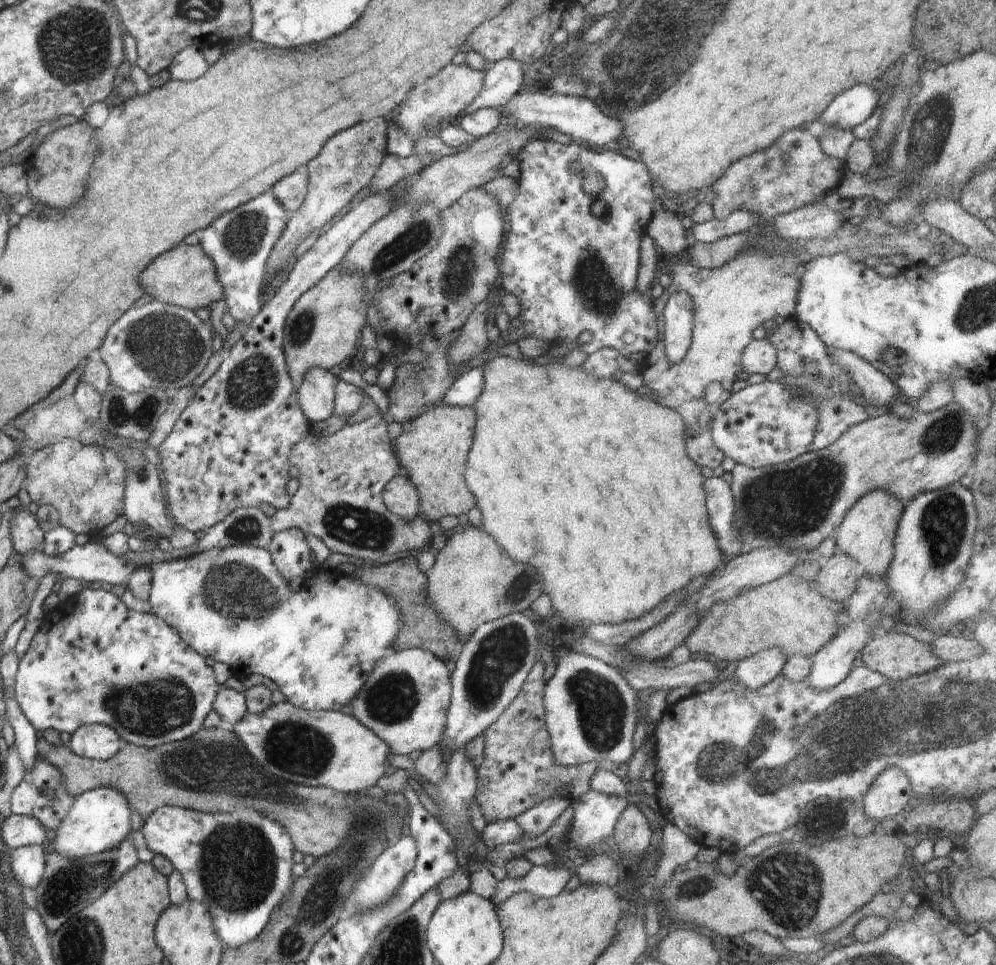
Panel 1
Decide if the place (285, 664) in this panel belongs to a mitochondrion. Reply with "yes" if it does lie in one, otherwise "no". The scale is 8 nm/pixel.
no

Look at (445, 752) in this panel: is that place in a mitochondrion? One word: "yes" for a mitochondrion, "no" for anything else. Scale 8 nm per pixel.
no

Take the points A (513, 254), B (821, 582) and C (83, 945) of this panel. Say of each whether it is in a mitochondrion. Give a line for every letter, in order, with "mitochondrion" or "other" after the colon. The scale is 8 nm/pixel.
A: other
B: other
C: mitochondrion

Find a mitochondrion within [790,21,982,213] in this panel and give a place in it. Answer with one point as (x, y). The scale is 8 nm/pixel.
(933, 124)

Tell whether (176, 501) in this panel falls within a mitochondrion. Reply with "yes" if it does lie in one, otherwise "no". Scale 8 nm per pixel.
no

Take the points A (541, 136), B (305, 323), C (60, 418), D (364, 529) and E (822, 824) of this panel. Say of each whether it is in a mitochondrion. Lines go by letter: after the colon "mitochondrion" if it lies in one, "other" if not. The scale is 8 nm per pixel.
A: other
B: mitochondrion
C: other
D: mitochondrion
E: mitochondrion

